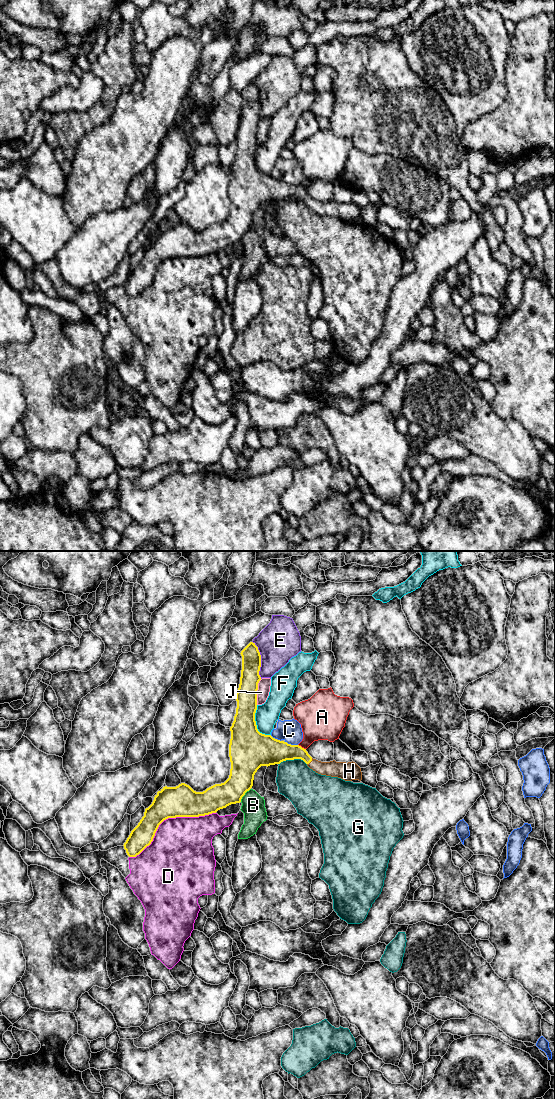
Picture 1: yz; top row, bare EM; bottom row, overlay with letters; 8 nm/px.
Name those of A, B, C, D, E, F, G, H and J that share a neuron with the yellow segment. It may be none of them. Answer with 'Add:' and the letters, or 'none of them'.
Add: H

